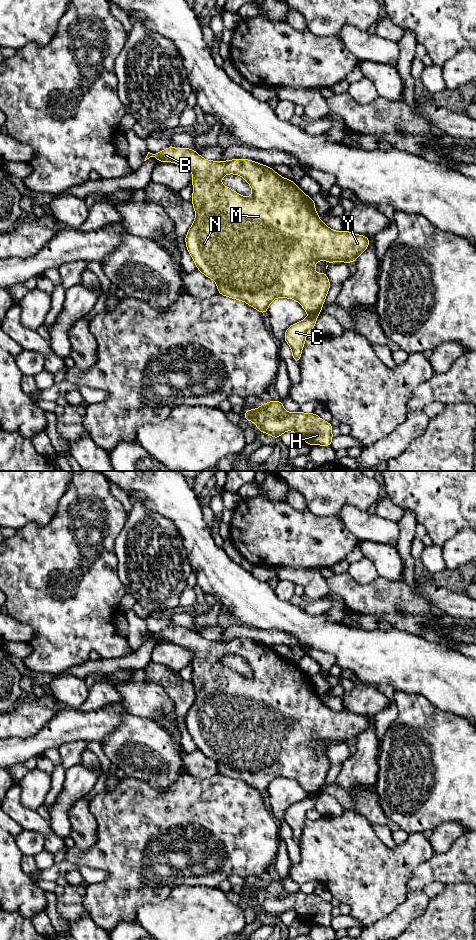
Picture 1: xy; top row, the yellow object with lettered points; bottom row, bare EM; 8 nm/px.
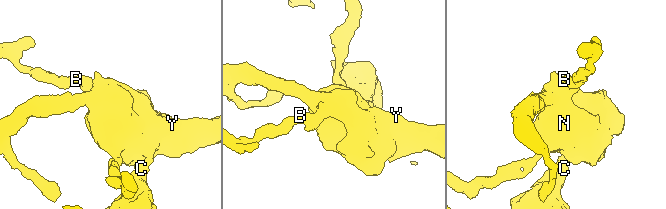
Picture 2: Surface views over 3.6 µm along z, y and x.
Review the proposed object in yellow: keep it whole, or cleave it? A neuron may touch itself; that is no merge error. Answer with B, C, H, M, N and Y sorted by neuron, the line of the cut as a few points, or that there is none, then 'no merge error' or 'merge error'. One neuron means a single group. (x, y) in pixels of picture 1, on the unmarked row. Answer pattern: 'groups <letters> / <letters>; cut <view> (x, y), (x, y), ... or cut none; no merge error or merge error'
groups B M N Y / C H; cut xy (309, 794), (317, 795); merge error

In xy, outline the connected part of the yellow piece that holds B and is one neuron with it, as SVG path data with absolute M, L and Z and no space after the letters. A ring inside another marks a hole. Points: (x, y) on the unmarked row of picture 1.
M168 627L157 634L148 632L144 641L150 637L155 637L160 642L174 642L193 653L191 682L196 697L185 722L197 749L216 762L219 774L244 781L261 794L268 791L268 786L274 779L284 777L298 781L309 795L319 795L330 769L330 762L326 751L322 754L315 752L316 742L327 740L328 745L336 741L349 744L356 741L369 726L369 717L347 710L334 711L326 706L315 690L314 680L297 667L295 662L281 657L271 647L242 638L210 641L190 628ZM226 654L243 657L252 668L252 676L241 676L224 666L221 658Z

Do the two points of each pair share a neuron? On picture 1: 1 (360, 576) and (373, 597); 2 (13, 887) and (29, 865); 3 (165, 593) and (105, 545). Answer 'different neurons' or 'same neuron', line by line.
1: different neurons
2: different neurons
3: different neurons

